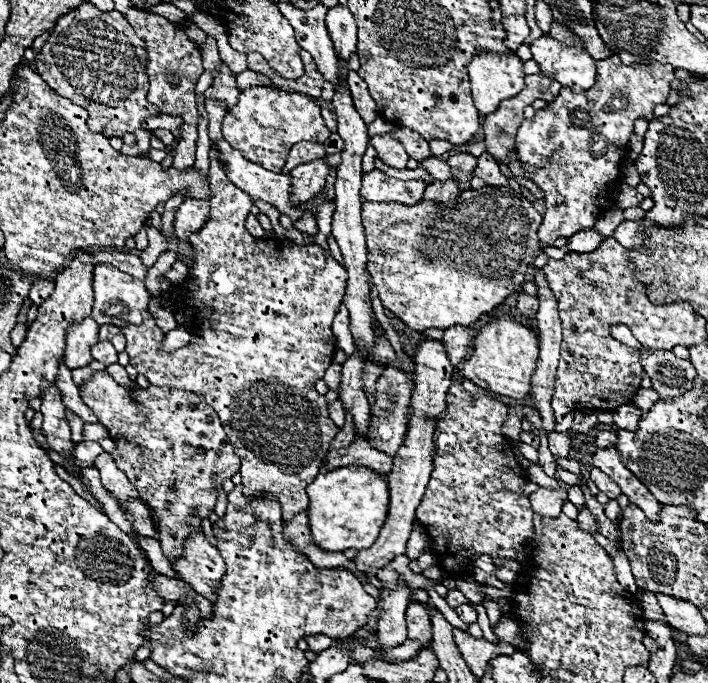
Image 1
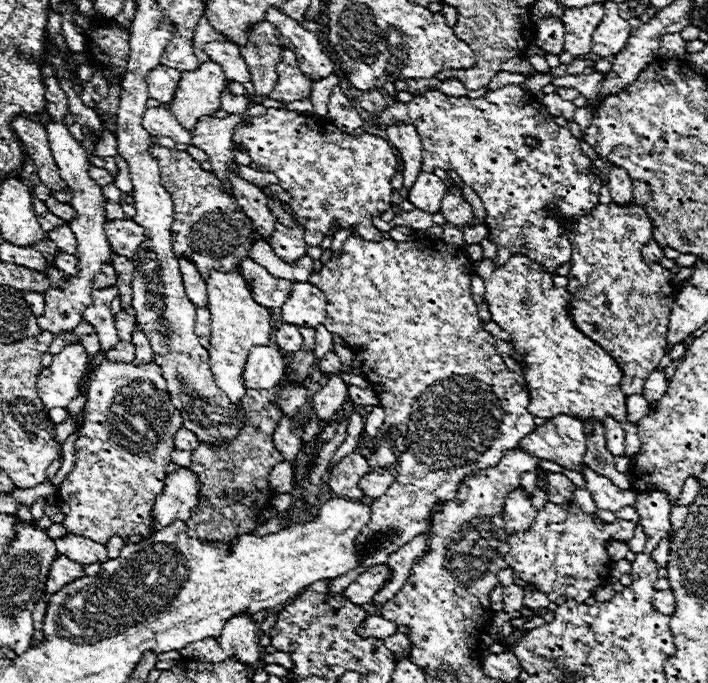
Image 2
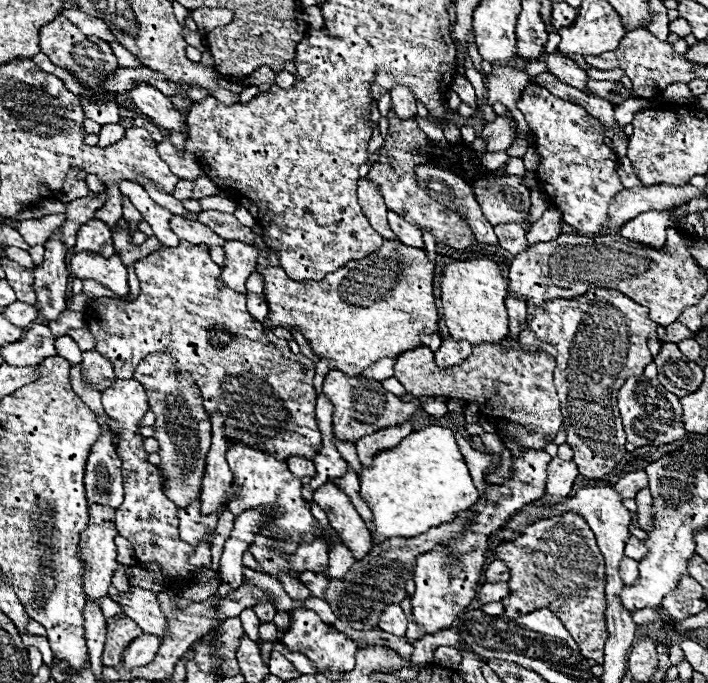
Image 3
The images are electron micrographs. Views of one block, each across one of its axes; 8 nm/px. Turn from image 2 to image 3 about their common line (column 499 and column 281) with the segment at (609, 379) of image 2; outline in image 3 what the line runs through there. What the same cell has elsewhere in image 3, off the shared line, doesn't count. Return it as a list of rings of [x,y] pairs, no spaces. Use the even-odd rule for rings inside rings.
[[[204,210],[198,214],[198,222],[210,226],[224,240],[258,244],[262,256],[258,258],[260,262],[256,268],[264,276],[266,300],[270,304],[270,314],[264,324],[268,328],[300,328],[312,344],[312,350],[320,358],[328,358],[332,368],[338,368],[344,374],[358,376],[380,358],[398,358],[400,354],[422,346],[422,334],[438,332],[438,308],[432,290],[436,260],[430,260],[424,248],[406,246],[398,240],[384,240],[378,252],[348,262],[320,282],[296,282],[288,278],[280,266],[268,266],[268,248],[264,240],[248,226],[242,226],[234,214]]]

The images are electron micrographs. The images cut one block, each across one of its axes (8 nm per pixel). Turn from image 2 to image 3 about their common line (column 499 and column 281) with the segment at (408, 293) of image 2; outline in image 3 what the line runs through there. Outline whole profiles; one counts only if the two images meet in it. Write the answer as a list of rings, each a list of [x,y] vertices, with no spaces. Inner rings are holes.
[[[186,240],[180,242],[178,248],[168,248],[168,246],[162,246],[162,250],[158,252],[152,252],[150,256],[142,258],[136,262],[136,274],[140,278],[140,296],[138,300],[134,302],[128,302],[128,304],[116,304],[114,300],[106,300],[106,298],[98,298],[96,302],[88,304],[88,308],[84,310],[84,320],[86,320],[86,326],[90,328],[90,332],[94,334],[96,338],[96,350],[106,356],[108,360],[114,362],[114,374],[116,376],[132,376],[134,374],[134,368],[140,364],[140,360],[144,360],[148,354],[154,354],[154,352],[168,352],[172,358],[176,358],[178,362],[183,365],[184,368],[188,368],[191,375],[196,378],[196,384],[202,392],[202,398],[204,398],[204,408],[210,416],[214,416],[216,412],[220,412],[224,416],[224,432],[226,432],[226,438],[230,444],[236,444],[236,442],[242,442],[254,450],[262,450],[262,452],[268,452],[268,454],[274,454],[280,462],[286,462],[290,456],[304,456],[308,460],[314,460],[322,448],[322,434],[320,434],[320,428],[318,428],[318,422],[316,422],[316,414],[314,414],[314,408],[316,408],[316,390],[314,390],[314,376],[316,376],[316,366],[304,358],[302,354],[294,356],[290,352],[290,346],[288,346],[288,340],[282,340],[282,338],[276,338],[268,328],[264,332],[264,326],[248,314],[246,310],[246,294],[238,294],[238,292],[232,292],[230,288],[226,288],[224,284],[218,284],[220,280],[220,266],[212,262],[210,254],[208,254],[208,246],[206,244],[200,244],[200,246],[194,246]]]

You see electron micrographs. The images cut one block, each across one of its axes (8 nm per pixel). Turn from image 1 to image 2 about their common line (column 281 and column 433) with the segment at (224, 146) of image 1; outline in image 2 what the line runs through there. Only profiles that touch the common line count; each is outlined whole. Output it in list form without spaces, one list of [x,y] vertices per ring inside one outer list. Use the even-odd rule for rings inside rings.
[[[420,172],[416,178],[416,184],[412,186],[408,200],[424,212],[438,212],[440,210],[440,200],[448,194],[446,184],[436,176],[428,172]]]

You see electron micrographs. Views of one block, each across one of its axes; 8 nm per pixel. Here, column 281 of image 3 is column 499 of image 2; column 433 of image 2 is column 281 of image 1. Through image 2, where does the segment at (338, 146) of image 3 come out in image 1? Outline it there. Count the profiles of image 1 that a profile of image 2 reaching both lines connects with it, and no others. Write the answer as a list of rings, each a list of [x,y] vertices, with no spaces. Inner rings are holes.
[[[258,86],[240,92],[238,104],[224,116],[222,134],[232,148],[246,156],[246,160],[260,164],[266,170],[282,172],[286,156],[294,144],[302,140],[324,142],[330,136],[330,130],[320,116],[320,106],[308,96],[284,92],[270,86]]]

